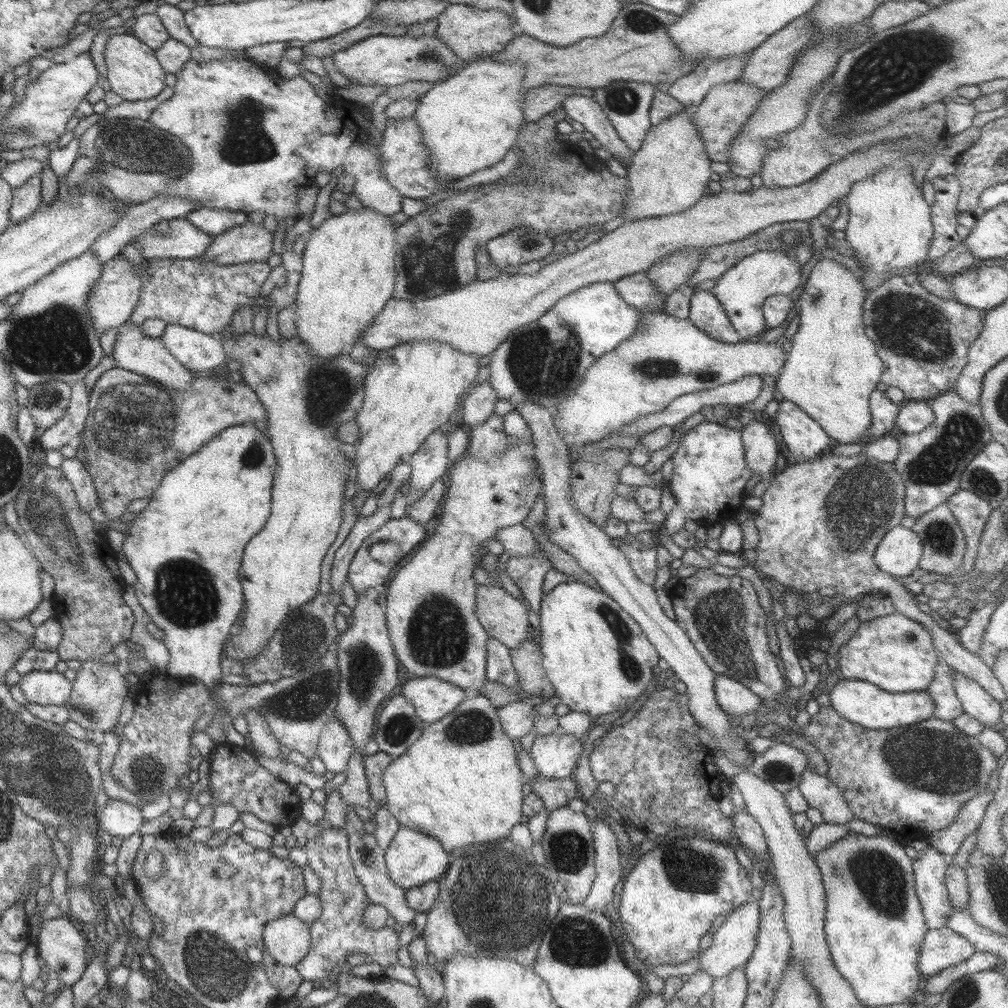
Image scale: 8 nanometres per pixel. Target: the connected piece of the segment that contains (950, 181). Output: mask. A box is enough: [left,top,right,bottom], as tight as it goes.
[927,175,961,260]

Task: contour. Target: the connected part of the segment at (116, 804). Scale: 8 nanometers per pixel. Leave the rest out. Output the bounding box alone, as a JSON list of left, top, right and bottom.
[93,799,144,842]

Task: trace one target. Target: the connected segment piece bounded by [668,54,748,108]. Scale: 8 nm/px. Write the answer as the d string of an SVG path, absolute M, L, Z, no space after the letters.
M748 54L727 59L703 59L692 72L677 78L668 87L669 96L683 107L695 108L709 88L740 79Z

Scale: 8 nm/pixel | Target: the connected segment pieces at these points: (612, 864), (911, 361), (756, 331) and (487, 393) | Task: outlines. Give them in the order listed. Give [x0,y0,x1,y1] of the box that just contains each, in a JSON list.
[[582,817,625,916],[862,272,983,402],[711,250,801,340],[460,381,495,429]]

